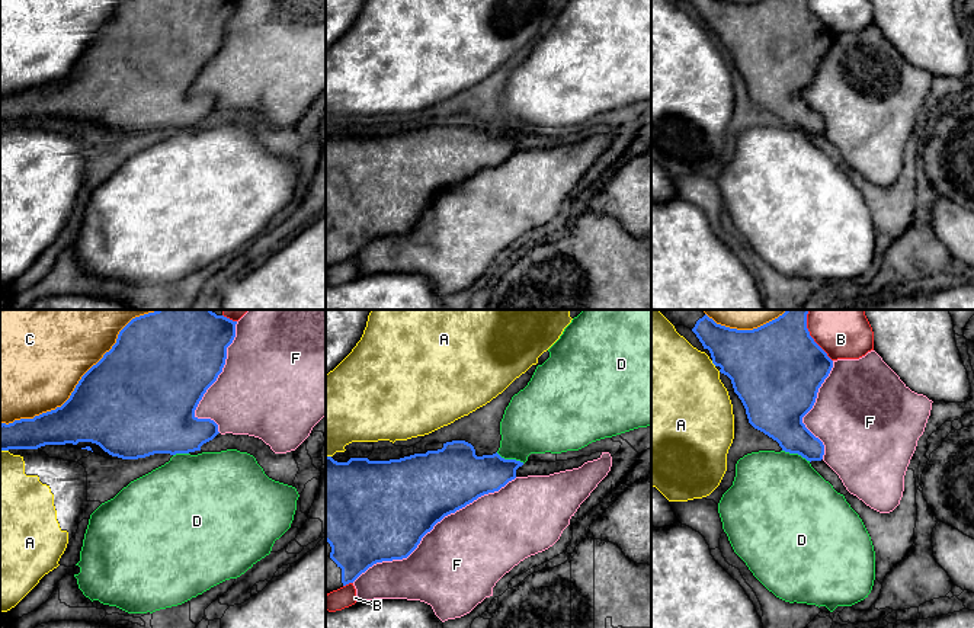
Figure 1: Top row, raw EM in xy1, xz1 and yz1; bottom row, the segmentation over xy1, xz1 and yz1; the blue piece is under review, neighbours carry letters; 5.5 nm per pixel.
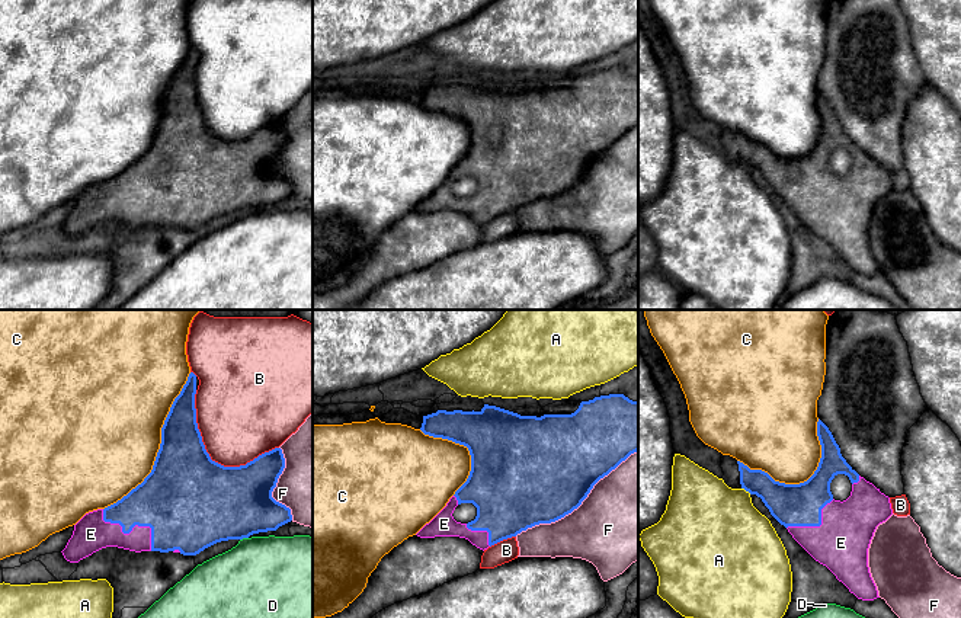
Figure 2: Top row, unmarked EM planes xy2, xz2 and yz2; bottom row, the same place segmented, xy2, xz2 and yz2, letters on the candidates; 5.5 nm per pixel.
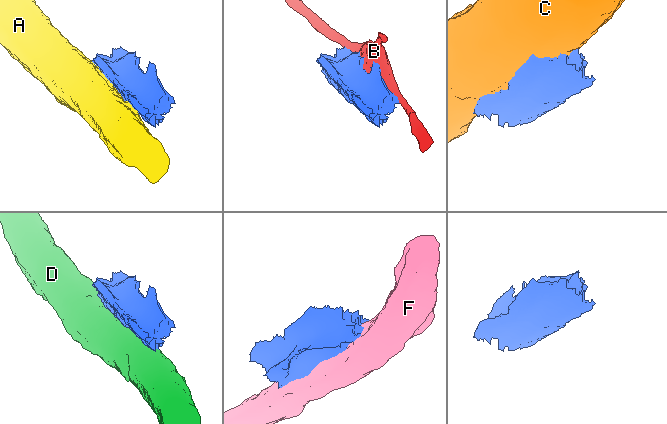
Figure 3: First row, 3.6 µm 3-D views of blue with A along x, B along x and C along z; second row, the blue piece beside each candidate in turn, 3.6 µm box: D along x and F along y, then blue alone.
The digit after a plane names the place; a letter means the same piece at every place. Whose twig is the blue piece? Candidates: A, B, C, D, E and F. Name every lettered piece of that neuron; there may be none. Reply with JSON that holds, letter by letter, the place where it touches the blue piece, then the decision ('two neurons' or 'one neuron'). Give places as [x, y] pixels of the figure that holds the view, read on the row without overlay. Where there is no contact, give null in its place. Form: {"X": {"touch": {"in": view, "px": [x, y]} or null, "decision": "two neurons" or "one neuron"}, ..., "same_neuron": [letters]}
{"A": {"touch": {"in": "yz2", "px": [746, 165]}, "decision": "two neurons"}, "B": {"touch": {"in": "xy2", "px": [210, 133]}, "decision": "two neurons"}, "C": {"touch": {"in": "xy2", "px": [160, 121]}, "decision": "two neurons"}, "D": {"touch": {"in": "yz1", "px": [797, 127]}, "decision": "two neurons"}, "E": {"touch": {"in": "xy2", "px": [131, 204]}, "decision": "one neuron"}, "F": {"touch": {"in": "xz1", "px": [432, 202]}, "decision": "two neurons"}, "same_neuron": ["E"]}

